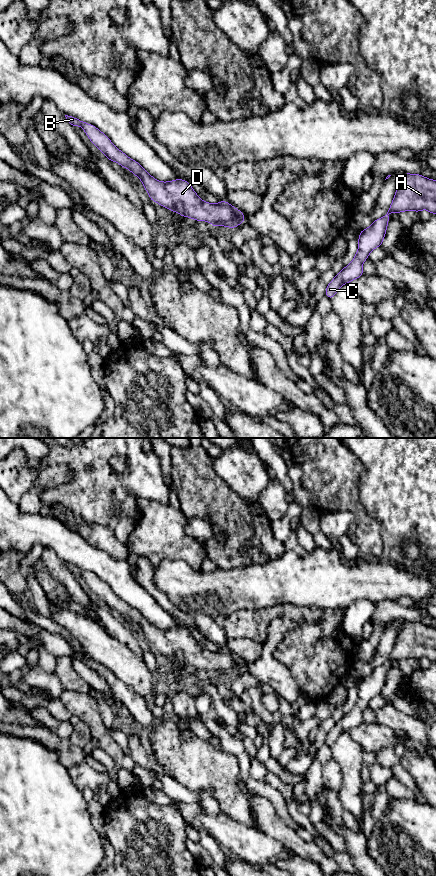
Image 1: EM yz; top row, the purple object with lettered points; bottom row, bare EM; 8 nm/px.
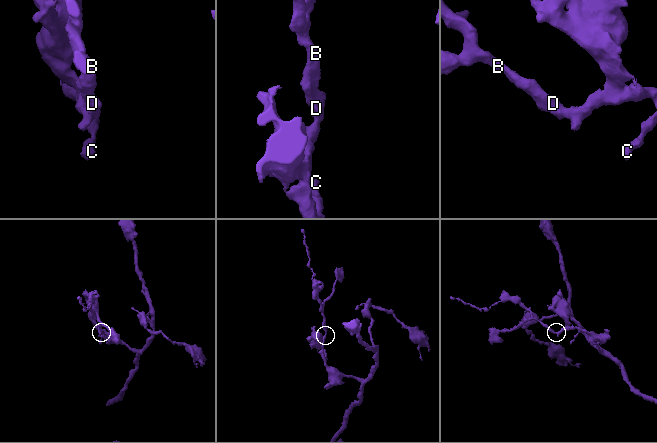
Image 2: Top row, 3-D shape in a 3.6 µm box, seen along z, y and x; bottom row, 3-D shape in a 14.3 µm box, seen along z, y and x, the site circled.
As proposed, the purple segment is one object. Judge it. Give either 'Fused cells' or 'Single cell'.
Single cell

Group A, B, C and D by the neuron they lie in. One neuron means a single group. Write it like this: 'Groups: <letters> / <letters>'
Groups: A B C D

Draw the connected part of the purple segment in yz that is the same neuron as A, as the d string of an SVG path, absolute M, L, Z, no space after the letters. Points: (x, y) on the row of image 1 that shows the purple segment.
M404 173L387 214L376 219L370 227L360 231L358 251L354 259L328 284L325 296L331 300L342 285L363 275L363 262L368 259L373 249L381 246L384 240L389 214L408 210L419 213L423 209L436 214L436 180L419 174Z

